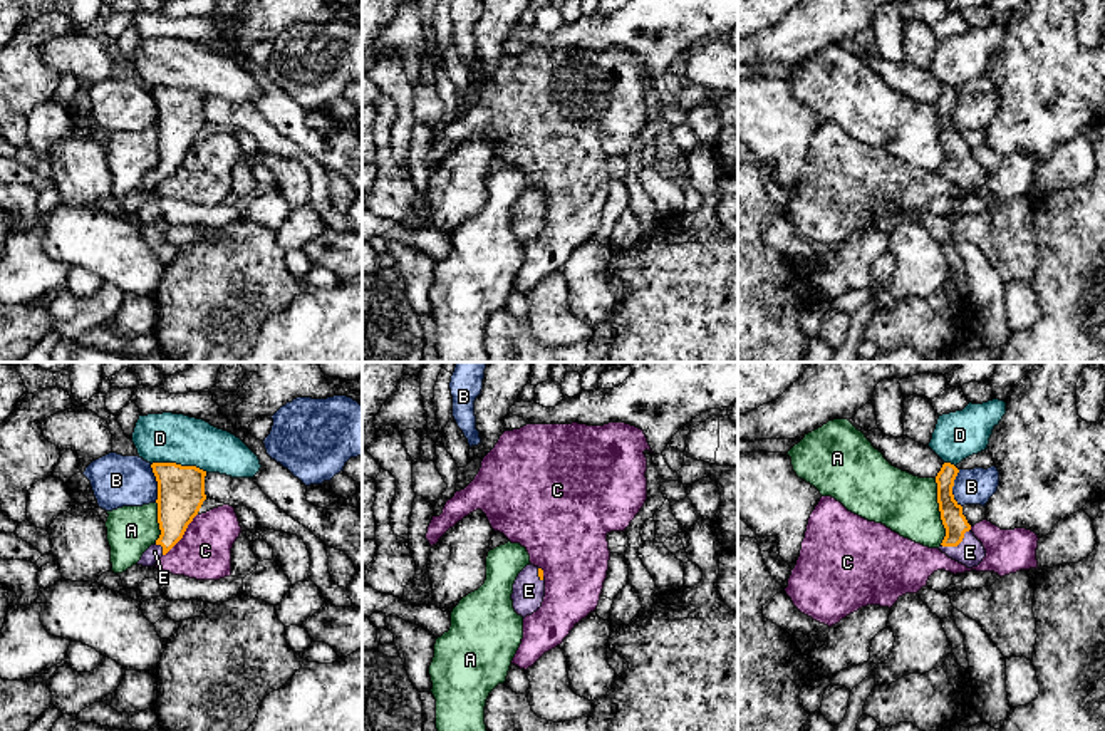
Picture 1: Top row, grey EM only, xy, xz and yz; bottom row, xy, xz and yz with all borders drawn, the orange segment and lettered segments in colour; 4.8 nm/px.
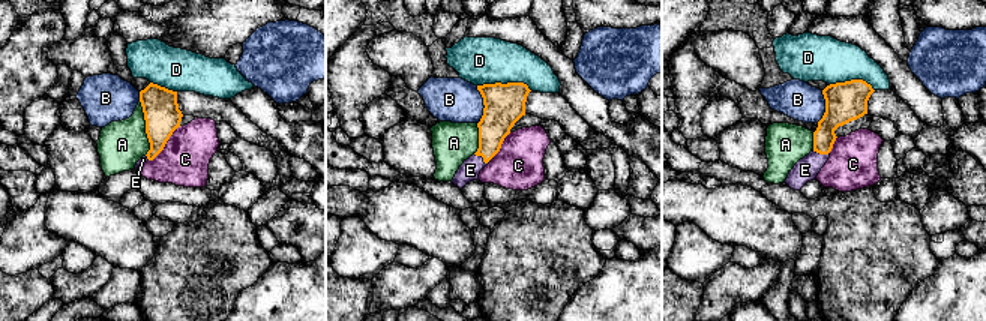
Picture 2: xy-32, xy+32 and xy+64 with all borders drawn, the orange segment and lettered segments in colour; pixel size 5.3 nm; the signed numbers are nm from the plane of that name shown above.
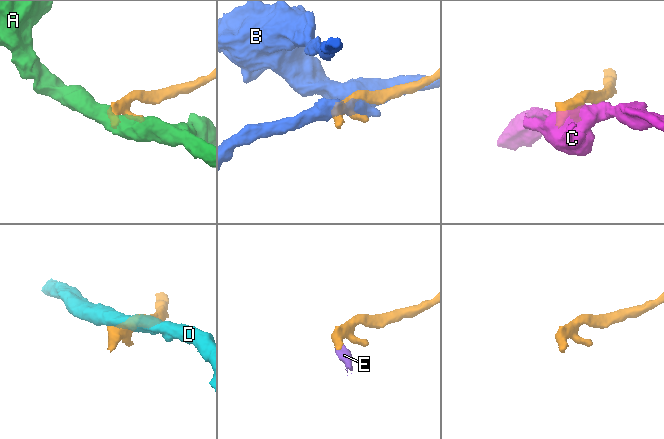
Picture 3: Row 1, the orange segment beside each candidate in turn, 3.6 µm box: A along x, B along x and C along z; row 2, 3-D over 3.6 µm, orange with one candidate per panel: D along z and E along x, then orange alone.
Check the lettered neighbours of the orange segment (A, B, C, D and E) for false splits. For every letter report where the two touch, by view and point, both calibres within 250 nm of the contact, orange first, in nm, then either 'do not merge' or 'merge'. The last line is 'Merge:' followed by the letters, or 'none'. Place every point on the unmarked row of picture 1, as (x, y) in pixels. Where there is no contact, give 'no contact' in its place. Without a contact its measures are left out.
A: meets orange in yz at (939, 134); 110 nm thick on the orange side, 280 nm on the other; do not merge
B: meets orange in yz at (951, 113); 110 nm thick on the orange side, 180 nm on the other; do not merge
C: meets orange in xy at (183, 158); 220 nm thick on the orange side, 260 nm on the other; do not merge
D: meets orange in xy at (180, 89); 220 nm thick on the orange side, 240 nm on the other; do not merge
E: meets orange in yz at (956, 170); 110 nm thick on the orange side, 140 nm on the other; merge
Merge: E

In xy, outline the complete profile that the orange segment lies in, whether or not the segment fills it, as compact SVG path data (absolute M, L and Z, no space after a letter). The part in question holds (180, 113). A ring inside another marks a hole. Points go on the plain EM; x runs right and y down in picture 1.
M153 87L151 92L158 106L156 127L161 159L137 186L143 191L156 189L183 163L206 124L206 96L176 87Z

